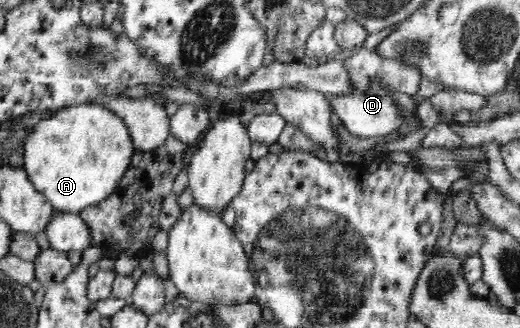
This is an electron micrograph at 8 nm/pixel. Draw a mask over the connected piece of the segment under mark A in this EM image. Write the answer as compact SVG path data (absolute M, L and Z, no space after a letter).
M91 103L59 109L37 125L24 145L24 170L32 184L56 210L72 214L106 200L137 152L126 124L107 108Z

